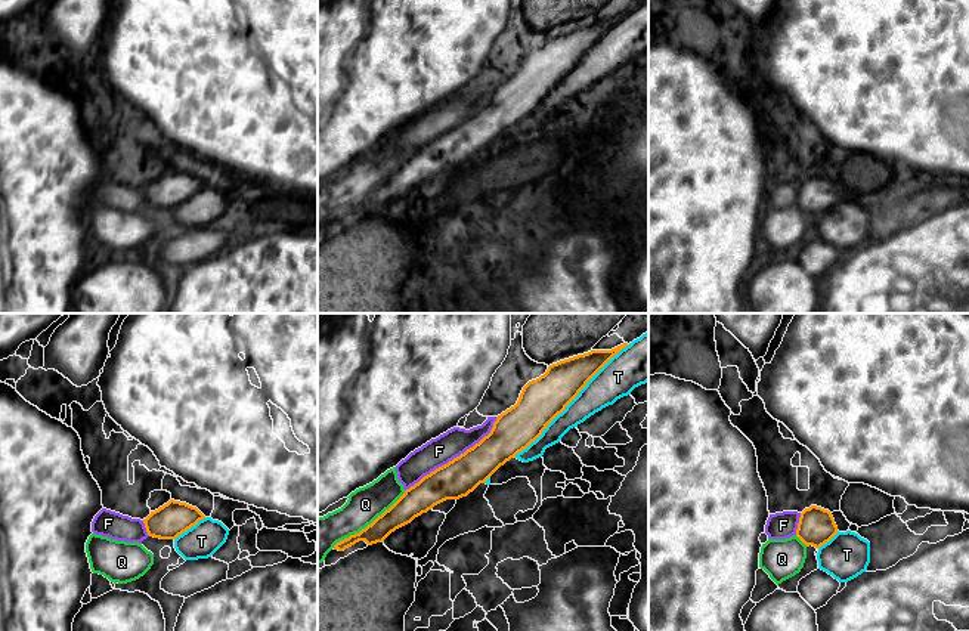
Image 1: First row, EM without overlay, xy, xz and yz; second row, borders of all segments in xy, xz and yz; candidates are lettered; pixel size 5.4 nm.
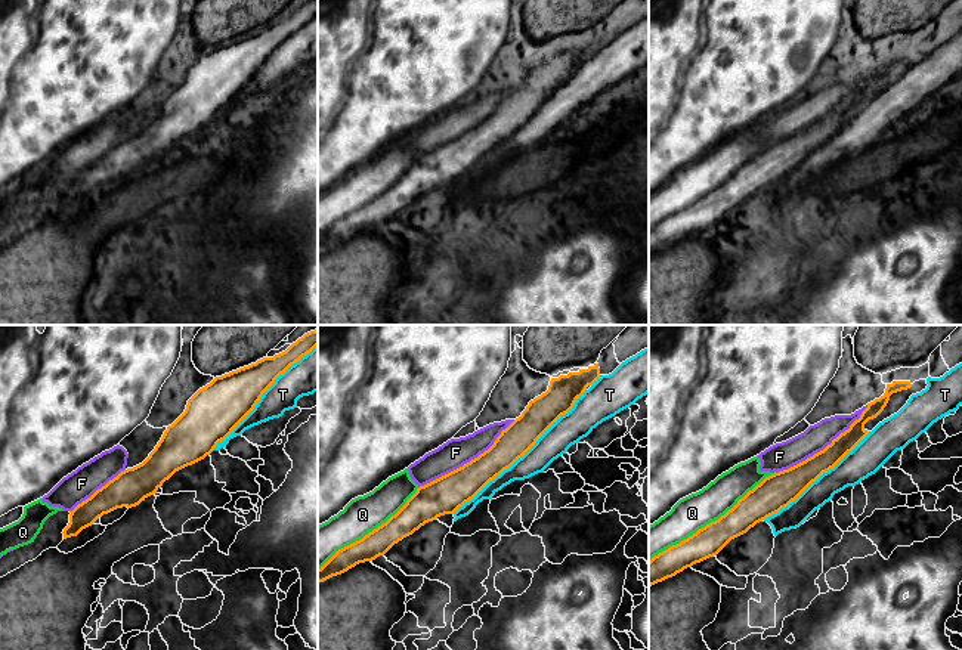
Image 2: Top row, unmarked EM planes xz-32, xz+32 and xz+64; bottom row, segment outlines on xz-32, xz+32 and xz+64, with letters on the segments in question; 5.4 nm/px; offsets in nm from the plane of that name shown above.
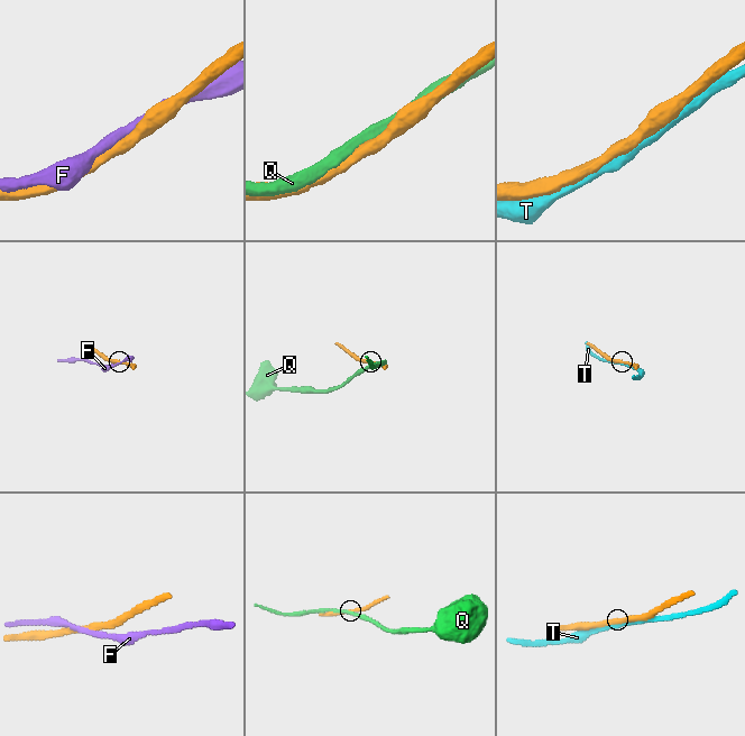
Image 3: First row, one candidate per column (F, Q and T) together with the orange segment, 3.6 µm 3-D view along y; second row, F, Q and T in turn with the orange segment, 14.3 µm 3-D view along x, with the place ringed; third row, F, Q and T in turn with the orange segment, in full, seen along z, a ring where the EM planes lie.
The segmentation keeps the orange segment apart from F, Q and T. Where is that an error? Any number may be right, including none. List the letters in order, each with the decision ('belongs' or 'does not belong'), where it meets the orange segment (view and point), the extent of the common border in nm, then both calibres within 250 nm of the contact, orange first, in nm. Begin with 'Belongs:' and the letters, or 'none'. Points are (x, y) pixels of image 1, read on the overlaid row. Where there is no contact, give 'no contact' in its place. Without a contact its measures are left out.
Belongs: none
F: does not belong | xz (454, 458) | 650 nm | 200/150 nm
Q: does not belong | xz (368, 525) | 500 nm | 140/190 nm
T: does not belong | xz (572, 399) | 900 nm | 240/190 nm

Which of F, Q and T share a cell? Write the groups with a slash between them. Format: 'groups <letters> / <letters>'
groups F / Q / T

